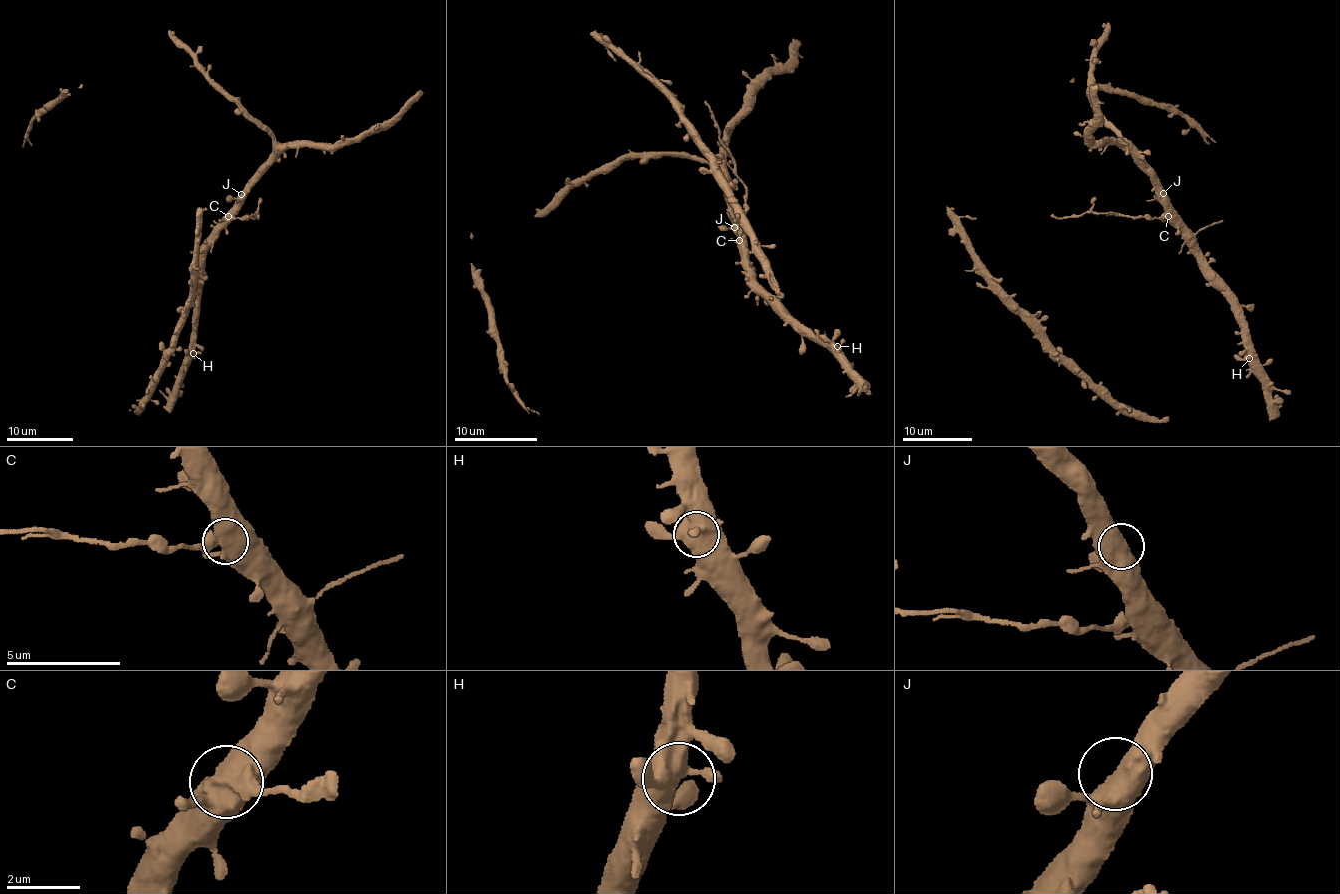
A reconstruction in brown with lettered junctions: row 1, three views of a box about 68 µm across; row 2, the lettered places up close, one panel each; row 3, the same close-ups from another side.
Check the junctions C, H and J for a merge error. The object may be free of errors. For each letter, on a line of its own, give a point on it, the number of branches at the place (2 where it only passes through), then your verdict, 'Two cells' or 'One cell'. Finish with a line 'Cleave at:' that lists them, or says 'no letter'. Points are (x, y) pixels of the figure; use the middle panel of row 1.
C: Place: (739, 240). Branches: 3. Two cells
H: Place: (837, 346). Branches: 3. One cell
J: Place: (734, 227). Branches: 3. One cell
Cleave at: C

